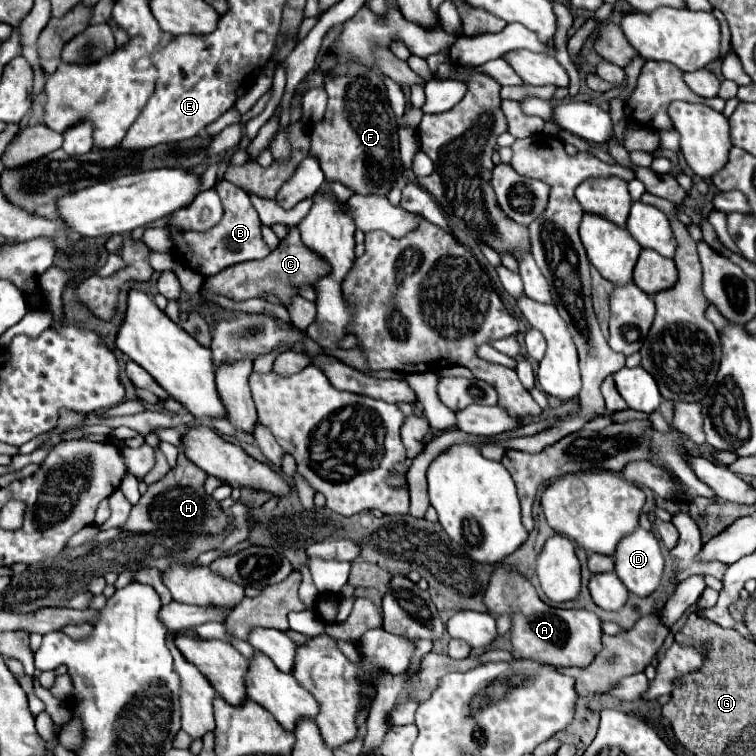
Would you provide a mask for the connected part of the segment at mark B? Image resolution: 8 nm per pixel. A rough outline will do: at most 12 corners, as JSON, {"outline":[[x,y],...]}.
{"outline":[[227,180],[207,232],[171,228],[179,260],[205,278],[269,254],[249,194]]}

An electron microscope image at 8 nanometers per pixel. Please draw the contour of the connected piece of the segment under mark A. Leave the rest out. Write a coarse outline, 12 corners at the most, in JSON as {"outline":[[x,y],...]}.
{"outline":[[499,564],[483,604],[511,616],[519,658],[587,666],[601,650],[589,610],[547,606]]}

